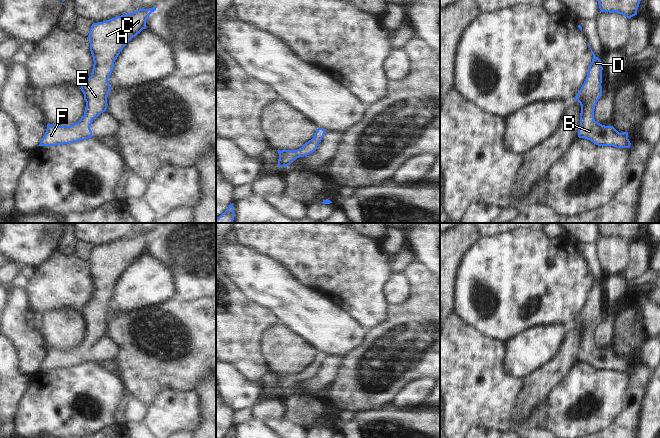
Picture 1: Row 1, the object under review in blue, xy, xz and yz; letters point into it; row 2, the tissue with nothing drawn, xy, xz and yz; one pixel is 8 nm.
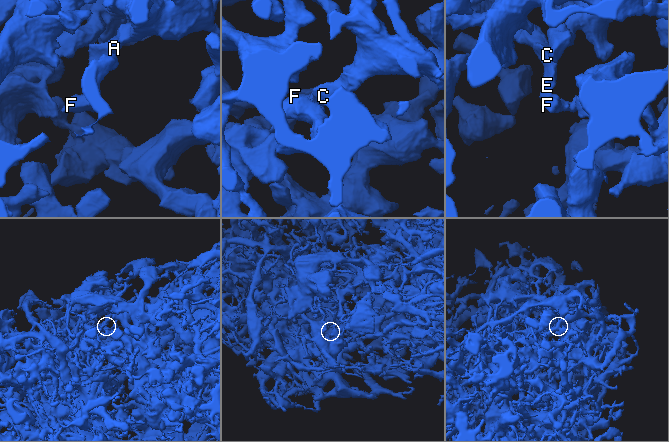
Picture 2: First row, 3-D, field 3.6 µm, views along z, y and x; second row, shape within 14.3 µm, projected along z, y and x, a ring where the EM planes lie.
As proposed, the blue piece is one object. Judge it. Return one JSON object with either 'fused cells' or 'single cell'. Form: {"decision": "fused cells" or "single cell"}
{"decision": "single cell"}

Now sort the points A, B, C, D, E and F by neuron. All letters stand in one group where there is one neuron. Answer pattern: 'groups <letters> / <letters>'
groups A B C D E F

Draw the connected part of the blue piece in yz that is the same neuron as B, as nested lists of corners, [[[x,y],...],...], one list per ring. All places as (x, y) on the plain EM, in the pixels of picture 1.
[[[592,274],[591,276],[593,283],[588,293],[588,299],[574,323],[581,329],[578,361],[590,364],[598,370],[629,372],[631,367],[628,363],[628,356],[619,357],[613,350],[602,349],[594,343],[594,332],[602,320],[603,291],[601,284]]]

